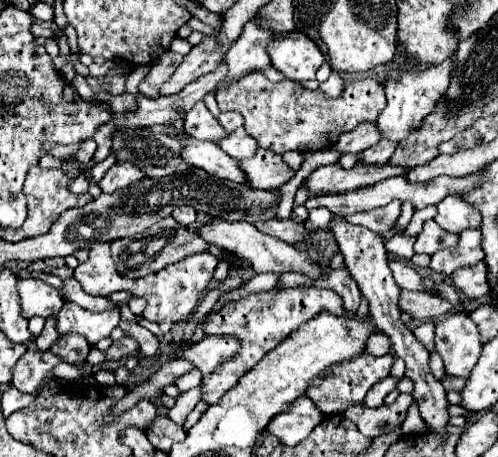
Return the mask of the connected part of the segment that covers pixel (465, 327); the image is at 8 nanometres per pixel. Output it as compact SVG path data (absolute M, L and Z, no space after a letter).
M454 313L438 319L434 341L446 373L468 379L482 353L480 331L470 315Z

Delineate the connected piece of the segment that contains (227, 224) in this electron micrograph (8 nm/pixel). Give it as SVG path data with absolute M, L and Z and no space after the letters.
M208 221L204 225L200 225L196 229L196 233L212 243L212 245L218 245L218 247L224 247L232 253L236 253L238 257L244 257L250 261L252 269L256 273L284 273L284 271L298 271L298 273L304 273L308 277L320 277L322 275L322 267L318 267L314 261L308 259L306 253L294 249L292 245L276 239L276 237L270 237L266 233L260 233L252 223L248 221Z

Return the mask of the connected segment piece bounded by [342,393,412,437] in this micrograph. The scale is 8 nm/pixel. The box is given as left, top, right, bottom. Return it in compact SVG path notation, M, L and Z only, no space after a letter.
M402 393L392 405L380 405L380 407L370 409L360 401L344 409L342 415L350 419L352 423L356 423L360 433L364 433L366 437L378 437L404 421L410 403L412 403L412 395Z

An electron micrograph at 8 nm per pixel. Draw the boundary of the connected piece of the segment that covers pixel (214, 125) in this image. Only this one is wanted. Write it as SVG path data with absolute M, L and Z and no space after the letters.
M204 101L196 103L192 111L188 111L184 119L184 129L188 135L200 139L200 141L218 141L226 135L222 125L216 121L216 117L208 111Z

